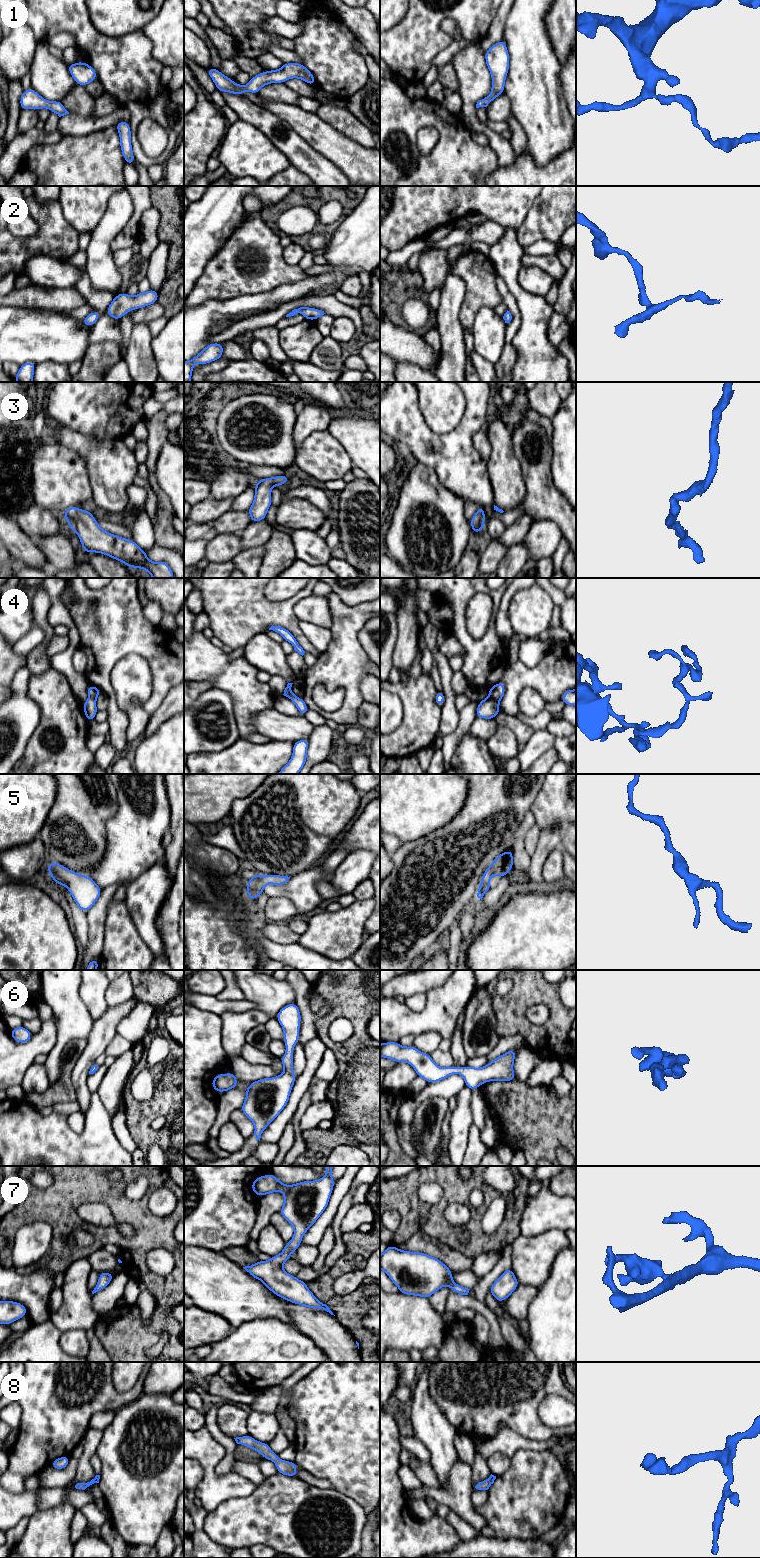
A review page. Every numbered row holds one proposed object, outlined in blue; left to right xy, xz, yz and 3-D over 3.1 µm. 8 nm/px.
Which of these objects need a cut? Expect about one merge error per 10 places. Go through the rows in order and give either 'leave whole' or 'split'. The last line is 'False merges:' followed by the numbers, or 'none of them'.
1: leave whole
2: leave whole
3: leave whole
4: split
5: leave whole
6: leave whole
7: leave whole
8: leave whole
False merges: 4

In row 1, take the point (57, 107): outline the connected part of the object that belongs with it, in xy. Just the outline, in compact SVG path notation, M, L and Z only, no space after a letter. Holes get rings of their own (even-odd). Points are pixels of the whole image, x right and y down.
M32 88L24 90L21 94L20 108L21 110L39 110L42 108L48 108L53 113L56 113L59 117L69 114L69 112L65 109L61 101L48 102Z

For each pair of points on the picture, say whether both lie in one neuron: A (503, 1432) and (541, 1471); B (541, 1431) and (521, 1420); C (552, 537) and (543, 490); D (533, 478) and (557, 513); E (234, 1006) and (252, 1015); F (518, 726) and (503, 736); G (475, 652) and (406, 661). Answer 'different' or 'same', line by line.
A: different
B: same
C: different
D: same
E: different
F: different
G: different

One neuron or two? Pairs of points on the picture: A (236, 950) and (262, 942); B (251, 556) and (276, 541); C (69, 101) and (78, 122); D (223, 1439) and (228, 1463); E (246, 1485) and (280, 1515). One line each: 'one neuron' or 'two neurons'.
A: two neurons
B: two neurons
C: two neurons
D: one neuron
E: two neurons

